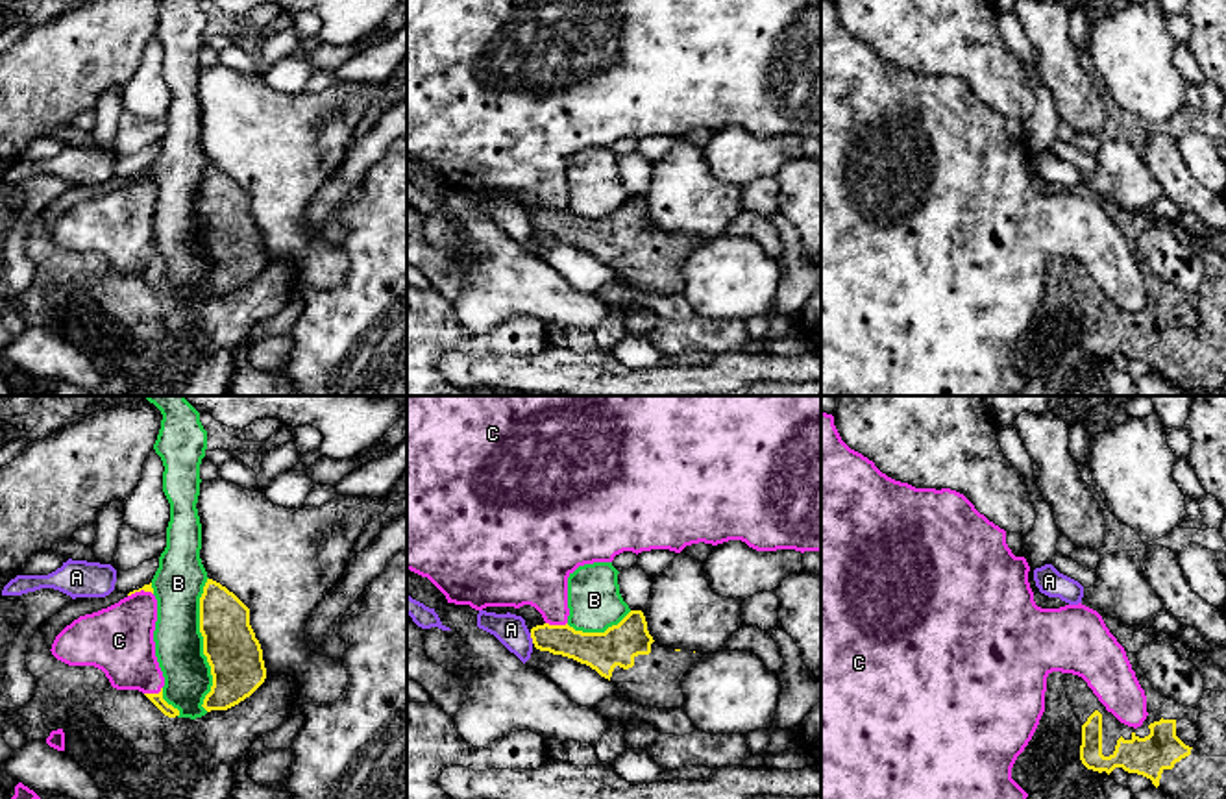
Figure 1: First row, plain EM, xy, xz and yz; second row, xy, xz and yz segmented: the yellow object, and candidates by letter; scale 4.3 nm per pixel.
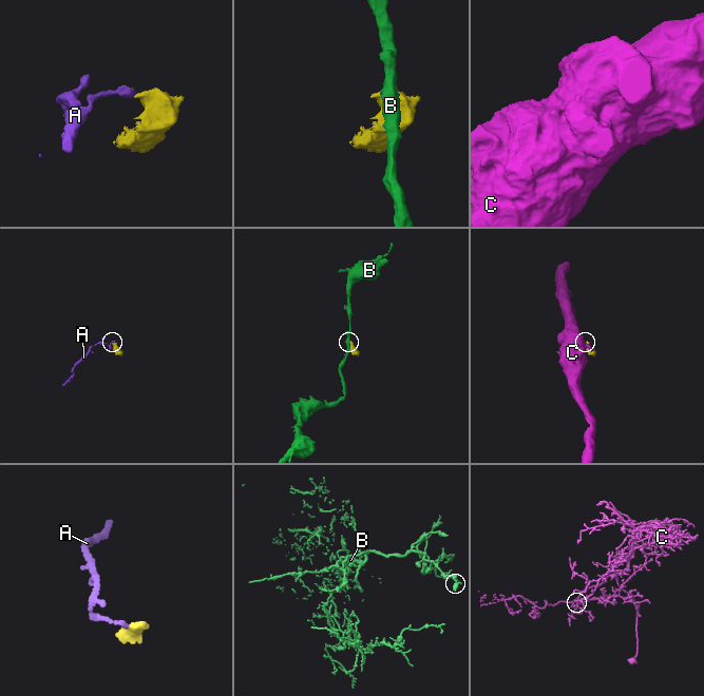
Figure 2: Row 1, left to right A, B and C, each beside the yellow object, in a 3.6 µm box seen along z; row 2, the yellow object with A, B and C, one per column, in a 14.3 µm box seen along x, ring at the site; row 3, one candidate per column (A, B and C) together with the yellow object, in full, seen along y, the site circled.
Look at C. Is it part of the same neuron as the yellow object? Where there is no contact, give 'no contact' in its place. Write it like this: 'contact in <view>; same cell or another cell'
contact in xz; another cell

